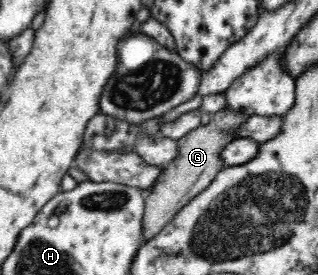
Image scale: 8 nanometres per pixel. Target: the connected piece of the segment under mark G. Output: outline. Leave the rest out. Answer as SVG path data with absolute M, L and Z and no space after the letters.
M224 107L210 115L205 126L201 125L176 142L177 152L175 158L165 164L163 174L159 176L159 182L153 186L153 190L145 198L145 211L143 216L143 242L155 236L166 224L169 224L177 213L187 204L190 204L195 196L203 192L215 176L226 167L221 152L225 150L233 140L239 139L240 129L247 125L249 113L238 112Z

